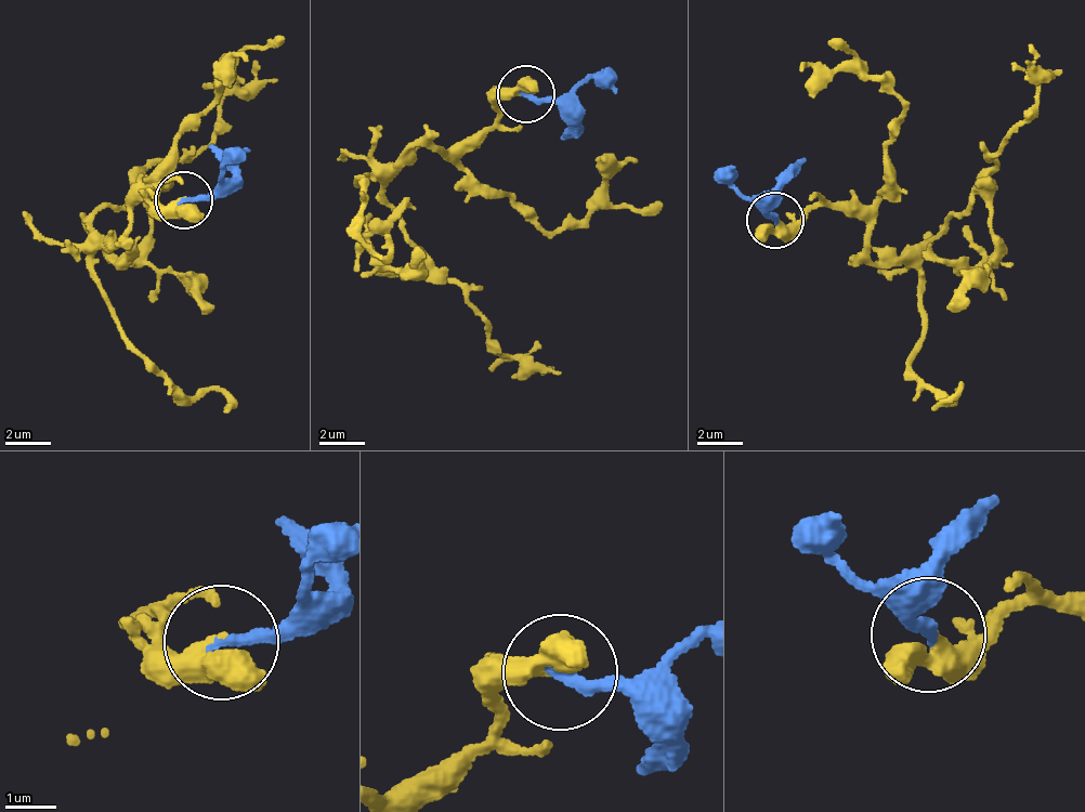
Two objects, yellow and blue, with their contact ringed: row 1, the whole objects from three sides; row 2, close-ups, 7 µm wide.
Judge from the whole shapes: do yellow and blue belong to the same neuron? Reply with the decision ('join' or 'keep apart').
join

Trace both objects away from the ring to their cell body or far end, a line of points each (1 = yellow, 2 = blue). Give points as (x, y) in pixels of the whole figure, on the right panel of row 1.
1: (775, 221), (842, 209), (884, 264), (944, 232), (1009, 139), (1034, 87), (1028, 63)
2: (775, 221), (774, 193), (807, 156)

